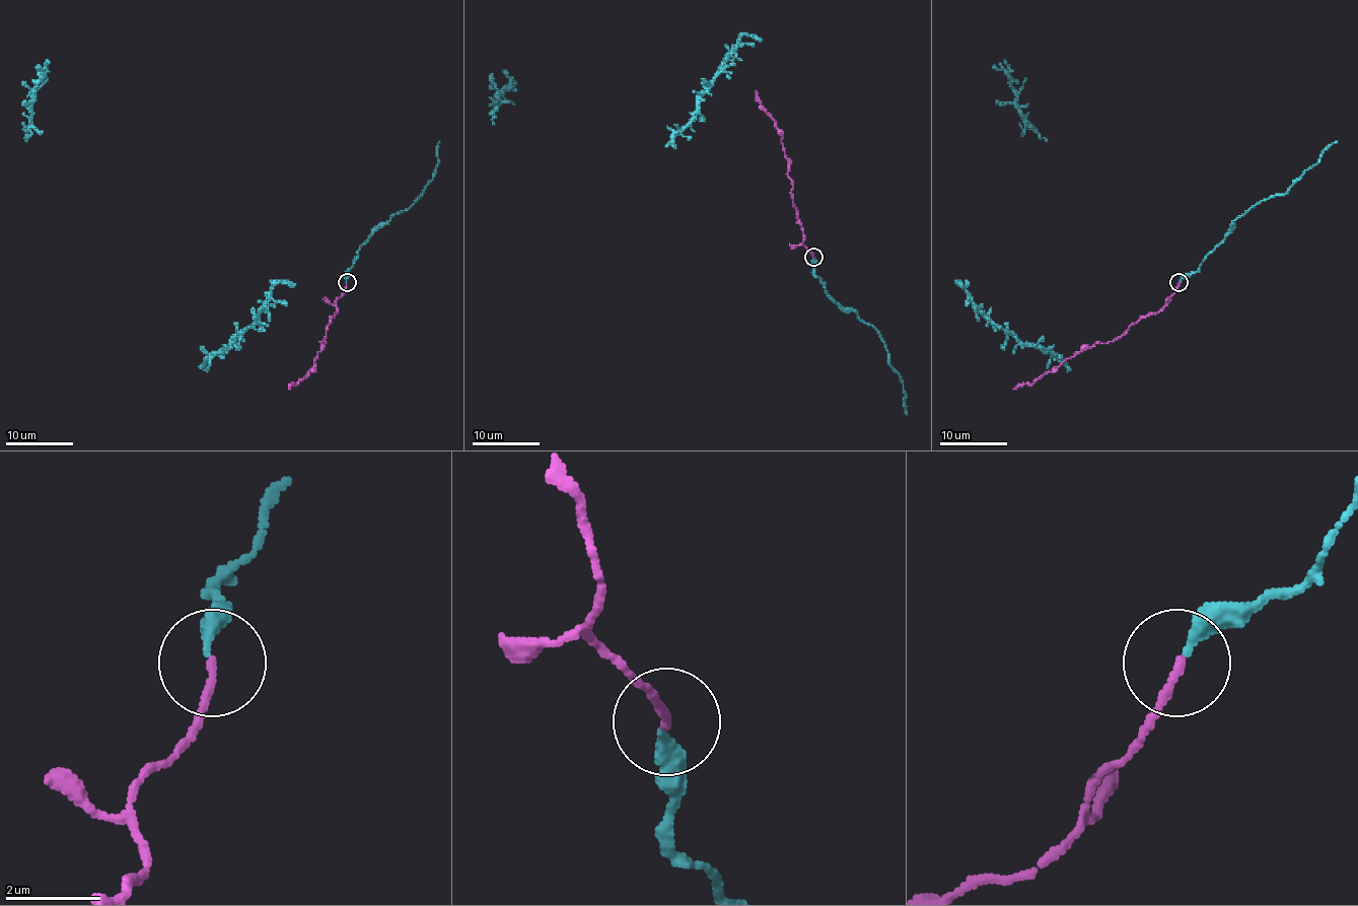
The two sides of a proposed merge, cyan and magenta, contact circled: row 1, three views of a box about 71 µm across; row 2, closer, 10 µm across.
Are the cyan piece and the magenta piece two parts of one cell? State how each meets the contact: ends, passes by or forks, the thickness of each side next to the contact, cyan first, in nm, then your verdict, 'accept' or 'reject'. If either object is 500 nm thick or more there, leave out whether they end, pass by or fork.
cyan ends; magenta ends; calibres 280 and 170 nm; accept

